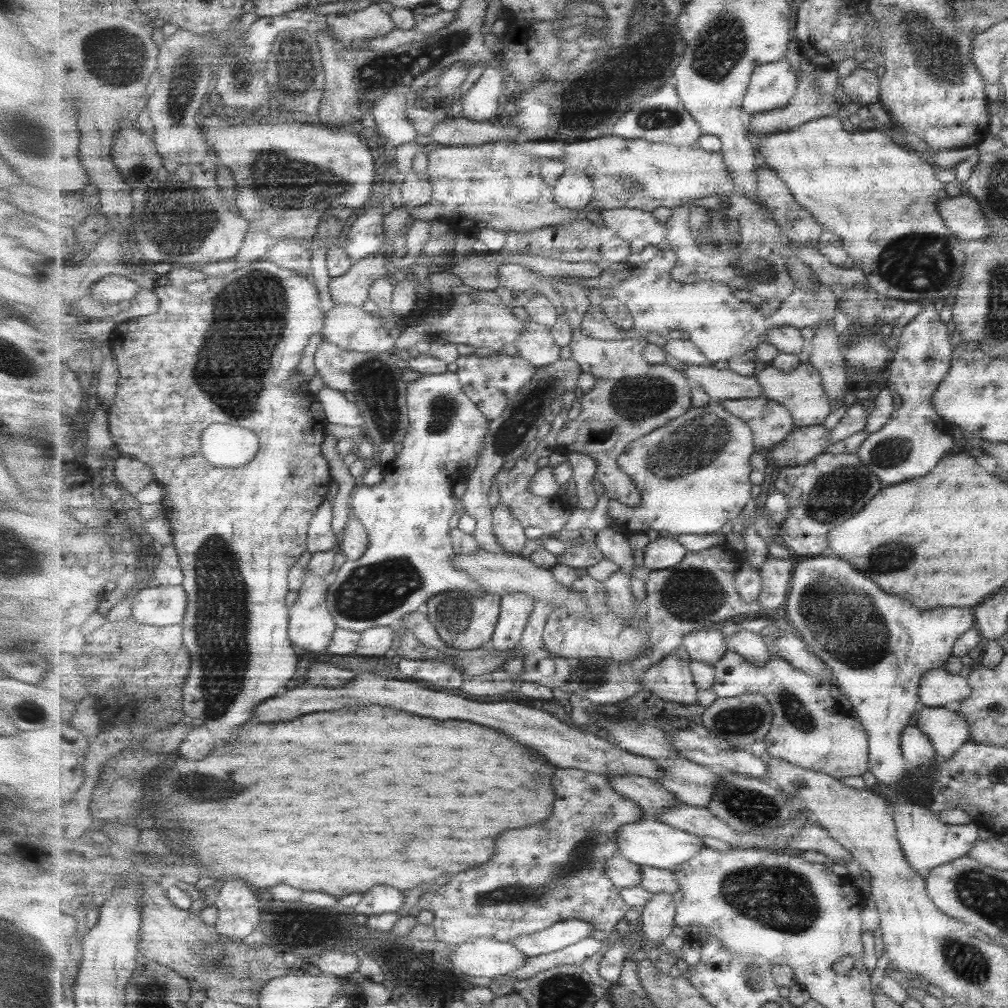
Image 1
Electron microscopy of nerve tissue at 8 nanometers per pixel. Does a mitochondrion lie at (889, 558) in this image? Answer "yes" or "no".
yes

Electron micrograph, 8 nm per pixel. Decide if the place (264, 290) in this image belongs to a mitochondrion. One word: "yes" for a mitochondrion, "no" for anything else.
yes

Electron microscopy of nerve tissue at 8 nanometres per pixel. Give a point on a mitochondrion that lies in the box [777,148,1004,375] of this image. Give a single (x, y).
(905, 270)

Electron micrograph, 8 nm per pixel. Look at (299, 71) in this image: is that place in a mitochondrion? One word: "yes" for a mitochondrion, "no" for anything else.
yes

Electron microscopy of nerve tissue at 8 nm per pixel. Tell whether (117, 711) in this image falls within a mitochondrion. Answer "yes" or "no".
no

